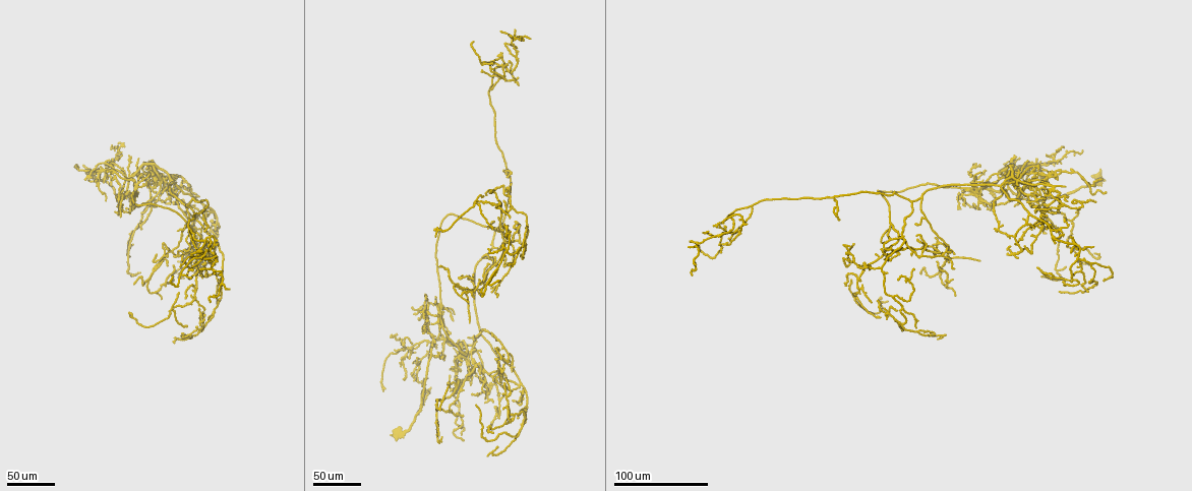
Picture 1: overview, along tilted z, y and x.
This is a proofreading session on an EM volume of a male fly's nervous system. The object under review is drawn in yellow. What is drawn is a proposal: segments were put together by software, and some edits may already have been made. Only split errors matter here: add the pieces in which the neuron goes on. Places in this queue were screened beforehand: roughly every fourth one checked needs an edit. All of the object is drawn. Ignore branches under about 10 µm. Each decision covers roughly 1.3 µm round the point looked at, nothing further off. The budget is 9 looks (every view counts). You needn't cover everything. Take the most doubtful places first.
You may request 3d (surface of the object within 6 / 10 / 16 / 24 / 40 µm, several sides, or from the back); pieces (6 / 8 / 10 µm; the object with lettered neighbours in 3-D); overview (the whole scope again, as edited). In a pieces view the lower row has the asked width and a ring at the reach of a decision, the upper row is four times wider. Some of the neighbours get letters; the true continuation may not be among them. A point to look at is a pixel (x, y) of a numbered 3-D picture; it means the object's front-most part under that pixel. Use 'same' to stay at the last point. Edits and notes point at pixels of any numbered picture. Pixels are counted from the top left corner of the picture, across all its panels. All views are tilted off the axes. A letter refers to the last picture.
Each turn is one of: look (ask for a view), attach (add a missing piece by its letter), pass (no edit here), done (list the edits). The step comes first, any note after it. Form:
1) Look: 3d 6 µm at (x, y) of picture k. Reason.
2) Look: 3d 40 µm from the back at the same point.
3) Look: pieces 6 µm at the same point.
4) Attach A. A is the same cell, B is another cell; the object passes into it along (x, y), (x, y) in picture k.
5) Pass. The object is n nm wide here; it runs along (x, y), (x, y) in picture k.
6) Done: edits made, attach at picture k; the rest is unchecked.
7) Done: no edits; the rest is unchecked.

Look: 3d 40 µm at (474, 349) of picture 1. An open end.

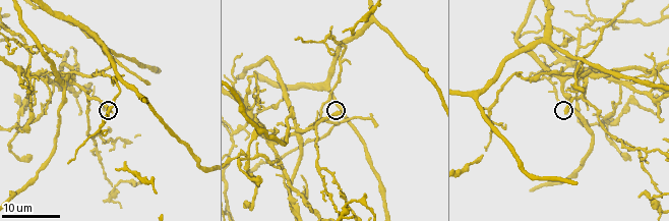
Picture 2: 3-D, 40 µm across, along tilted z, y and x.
Look: pieces 6 µm at (565, 113) of picture 2. What lies round it.

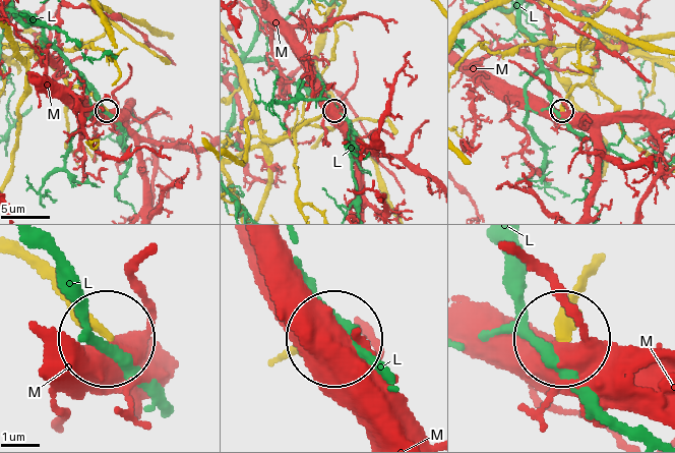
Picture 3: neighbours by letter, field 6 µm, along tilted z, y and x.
Pass. L and M are other cells; it runs along (585, 282), (566, 333) in picture 3; no lettered piece goes on from it.

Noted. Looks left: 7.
Look: 3d 24 µm at (946, 247) of picture 1.

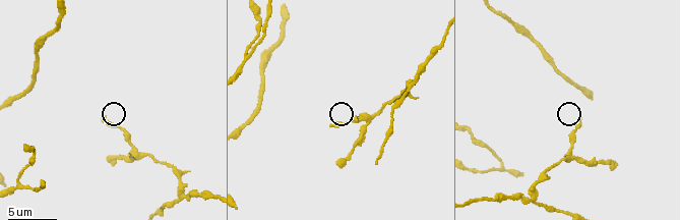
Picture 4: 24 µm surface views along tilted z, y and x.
Look: pieces 10 µm at (331, 127) of picture 4.

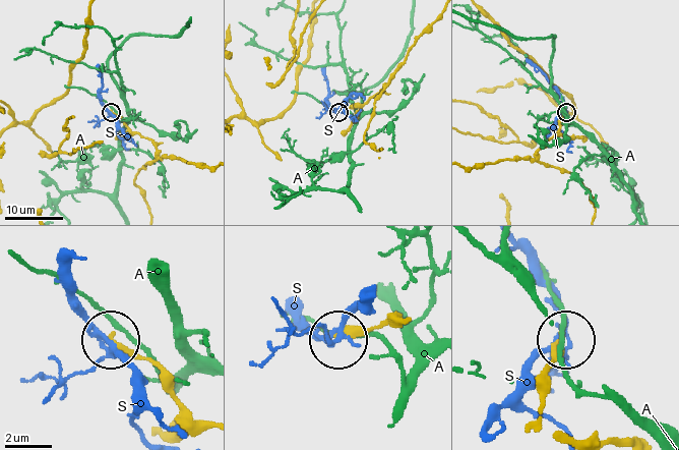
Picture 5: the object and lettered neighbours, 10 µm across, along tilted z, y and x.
Pass. A and S are other cells; it runs along (407, 56), (379, 92), (363, 103), (338, 110) in picture 5; no lettered piece goes on from it.

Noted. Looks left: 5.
Look: 3d 40 µm at (394, 351) of picture 1. An open end.

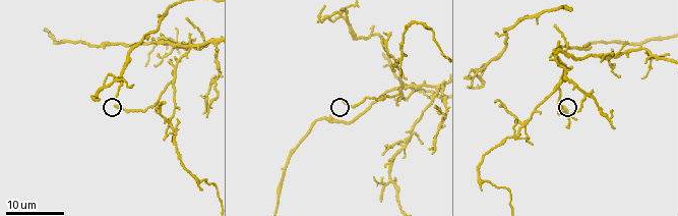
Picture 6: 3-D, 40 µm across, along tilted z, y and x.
Look: pieces 6 µm at (342, 101) of picture 6. See the neighbours.

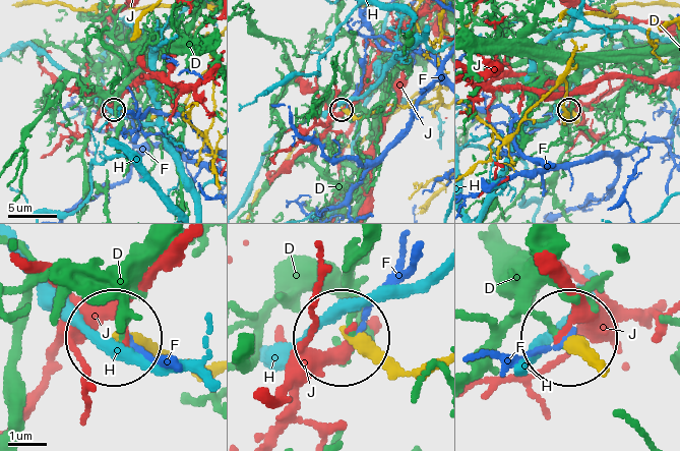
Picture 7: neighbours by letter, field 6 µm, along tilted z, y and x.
Pass. D, F, H and J are other cells; none of them fits.

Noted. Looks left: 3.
Look: 3d 24 µm at (384, 391) of picture 1. Thin end.

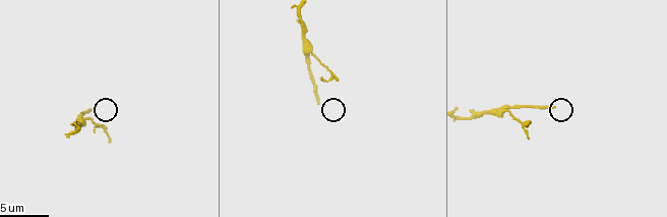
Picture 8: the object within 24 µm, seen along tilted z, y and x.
Look: pieces 10 µm at (553, 107) of picture 8.

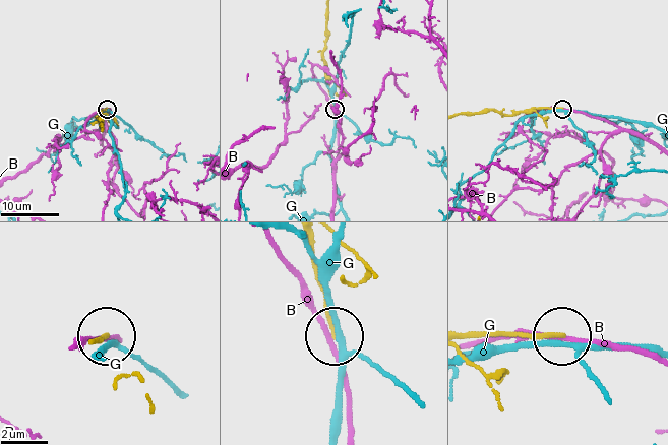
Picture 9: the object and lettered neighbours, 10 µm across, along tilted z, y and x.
Pass. B and G are other cells; it runs along (311, 243), (332, 333) in picture 9; no lettered piece goes on from it.

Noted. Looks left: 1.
Done: no edits; the rest is unchecked.

